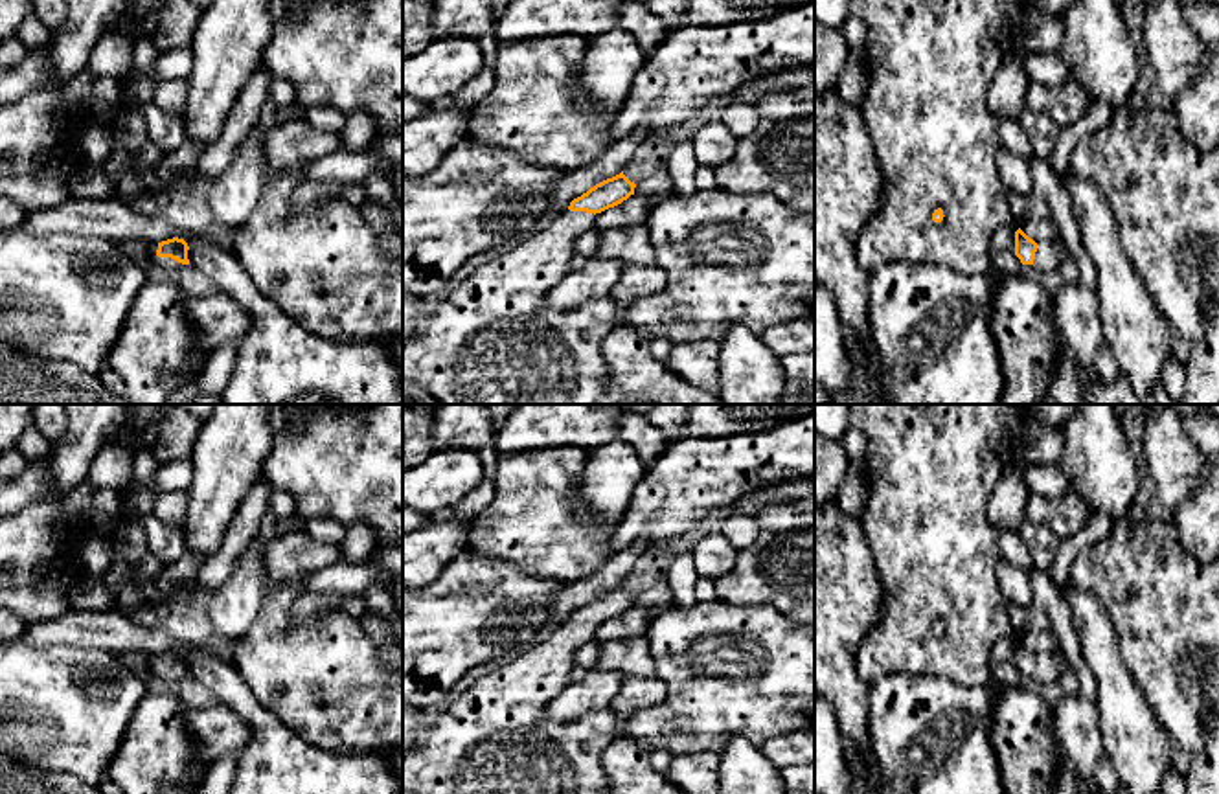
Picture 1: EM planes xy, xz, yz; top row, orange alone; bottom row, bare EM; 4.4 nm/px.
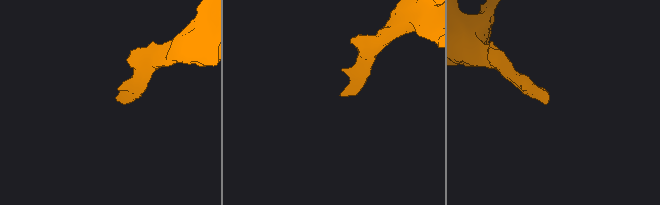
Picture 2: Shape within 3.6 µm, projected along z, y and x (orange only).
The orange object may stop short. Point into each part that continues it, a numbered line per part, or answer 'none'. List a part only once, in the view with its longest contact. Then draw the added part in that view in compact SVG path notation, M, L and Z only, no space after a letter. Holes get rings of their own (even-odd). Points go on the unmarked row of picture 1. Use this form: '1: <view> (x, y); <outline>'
1: xy (151, 660); M151 654L145 658L151 676L158 676L158 678L171 680L171 682L178 682L182 678L182 675L171 669L158 669L156 662L158 662L158 654Z

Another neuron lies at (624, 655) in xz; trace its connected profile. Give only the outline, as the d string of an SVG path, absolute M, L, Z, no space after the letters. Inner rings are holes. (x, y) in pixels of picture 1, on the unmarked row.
M614 638L601 641L596 669L616 671L623 676L653 676L656 667L649 652L649 641L642 638Z

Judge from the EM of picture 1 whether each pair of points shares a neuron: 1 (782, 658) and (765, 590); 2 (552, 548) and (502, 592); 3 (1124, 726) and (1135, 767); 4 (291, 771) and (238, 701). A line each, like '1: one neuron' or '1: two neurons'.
1: two neurons
2: two neurons
3: one neuron
4: one neuron

